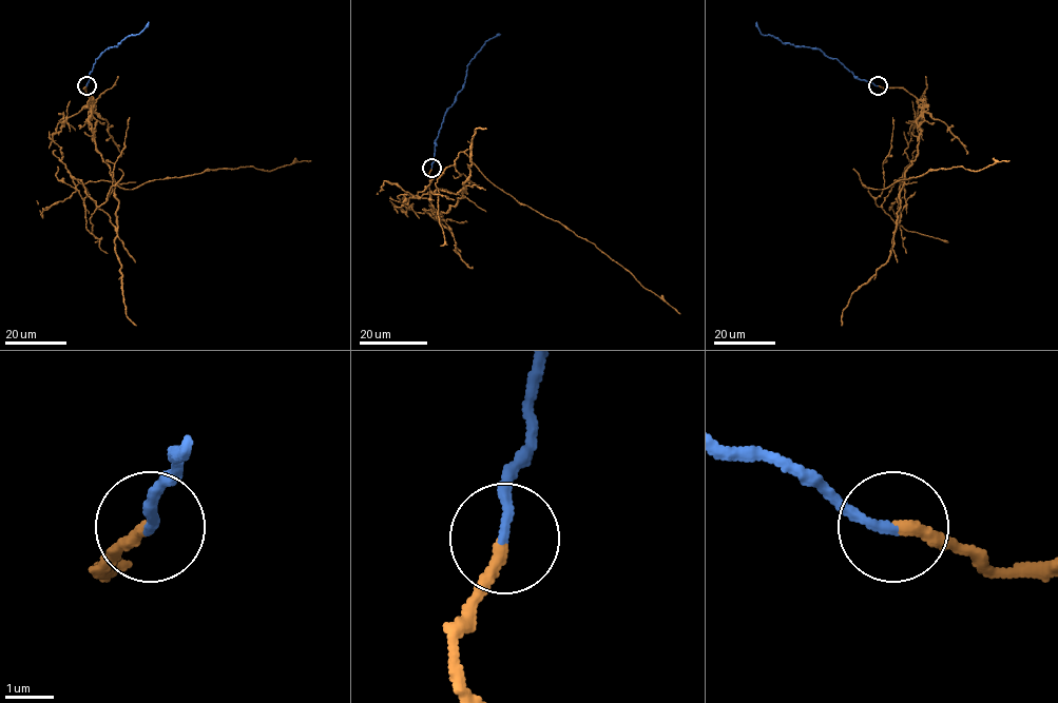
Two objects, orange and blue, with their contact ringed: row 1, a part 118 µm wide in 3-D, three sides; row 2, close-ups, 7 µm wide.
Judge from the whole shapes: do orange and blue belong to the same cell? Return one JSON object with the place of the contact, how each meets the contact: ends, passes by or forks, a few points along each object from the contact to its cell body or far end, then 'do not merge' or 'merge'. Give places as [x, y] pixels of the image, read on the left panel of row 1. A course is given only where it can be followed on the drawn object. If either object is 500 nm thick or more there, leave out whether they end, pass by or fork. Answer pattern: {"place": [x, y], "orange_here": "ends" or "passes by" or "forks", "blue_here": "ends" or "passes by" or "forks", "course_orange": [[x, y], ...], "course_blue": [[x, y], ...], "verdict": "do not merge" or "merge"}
{"place": [87, 85], "orange_here": "ends", "blue_here": "ends", "course_orange": [[87, 85], [89, 128], [114, 181], [73, 177], [98, 207], [116, 184], [311, 160]], "course_blue": [[87, 85], [99, 56], [128, 36], [136, 35], [148, 21]], "verdict": "do not merge"}

